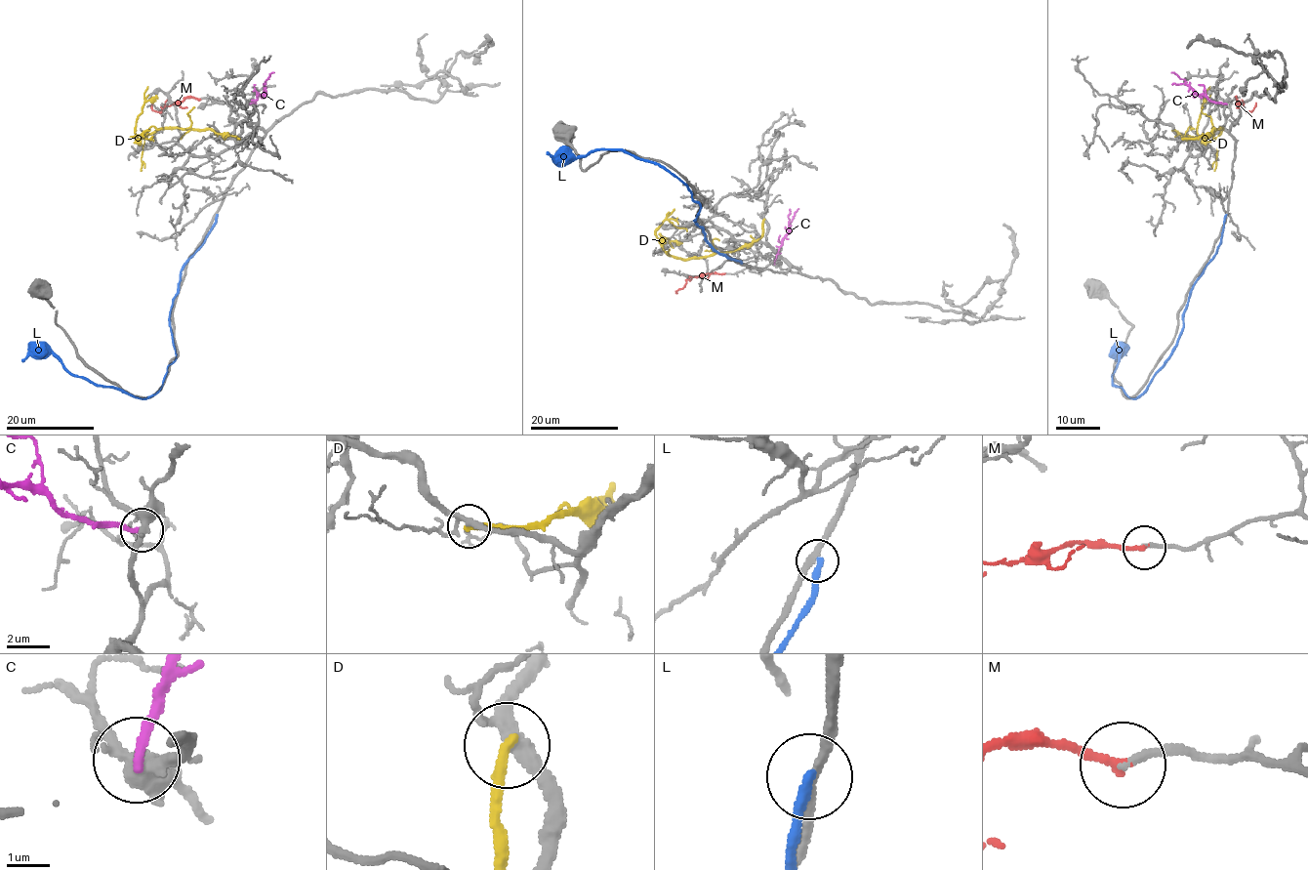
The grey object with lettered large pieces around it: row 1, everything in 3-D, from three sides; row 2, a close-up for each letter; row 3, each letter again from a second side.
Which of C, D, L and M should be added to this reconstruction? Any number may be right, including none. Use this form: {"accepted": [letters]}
{"accepted": ["M"]}

